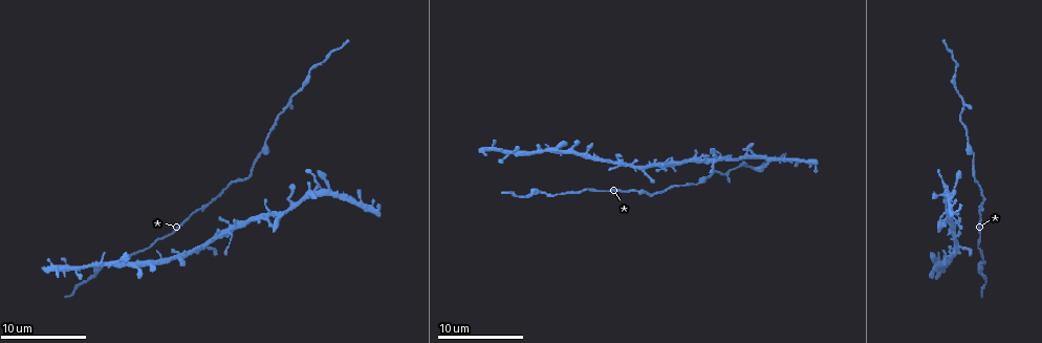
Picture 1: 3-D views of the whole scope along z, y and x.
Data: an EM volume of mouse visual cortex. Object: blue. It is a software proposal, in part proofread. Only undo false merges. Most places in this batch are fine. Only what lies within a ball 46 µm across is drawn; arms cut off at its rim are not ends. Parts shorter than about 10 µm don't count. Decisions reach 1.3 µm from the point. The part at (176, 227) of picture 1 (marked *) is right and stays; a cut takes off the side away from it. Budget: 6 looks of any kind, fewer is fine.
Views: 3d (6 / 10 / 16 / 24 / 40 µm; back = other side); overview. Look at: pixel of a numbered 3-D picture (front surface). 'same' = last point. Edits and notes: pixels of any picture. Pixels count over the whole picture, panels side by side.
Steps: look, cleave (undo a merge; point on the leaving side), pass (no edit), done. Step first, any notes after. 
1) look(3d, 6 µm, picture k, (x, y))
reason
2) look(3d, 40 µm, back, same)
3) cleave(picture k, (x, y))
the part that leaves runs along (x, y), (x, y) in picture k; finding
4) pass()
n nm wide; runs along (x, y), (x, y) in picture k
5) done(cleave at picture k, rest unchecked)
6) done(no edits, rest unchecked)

look(3d, 10 µm, picture 1, (616, 164))
four arms meet

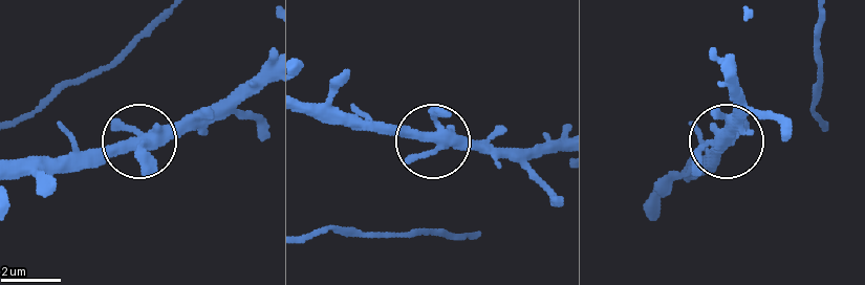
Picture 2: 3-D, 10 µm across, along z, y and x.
look(3d, 6 µm, picture 2, (431, 136))

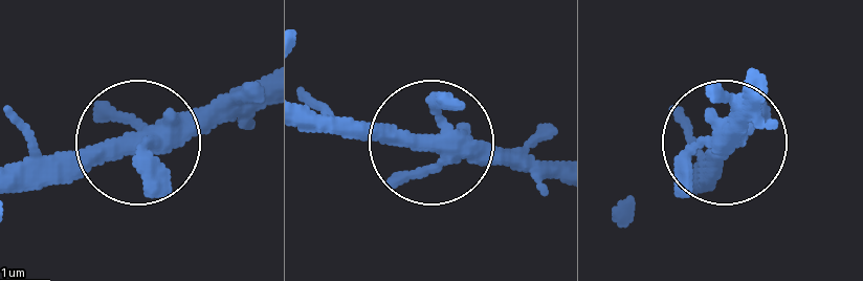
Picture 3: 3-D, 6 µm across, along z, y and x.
pass()
4 arms; one neuron here

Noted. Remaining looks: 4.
look(3d, 10 µm, picture 1, (980, 237))

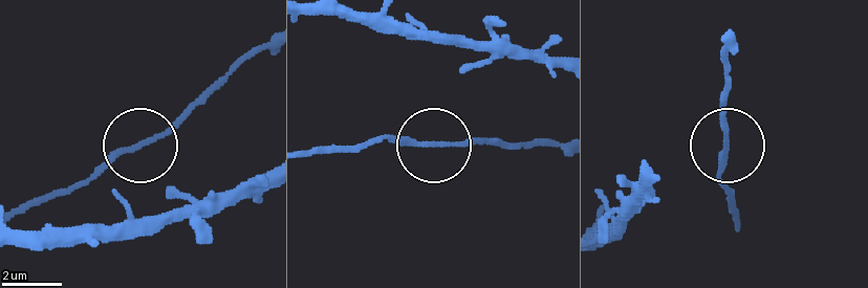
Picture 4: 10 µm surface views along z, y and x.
pass()
side arm 16 µm; runs along (180, 112), (65, 190) in picture 4; all the same neuron

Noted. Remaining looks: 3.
look(3d, 10 µm, picture 1, (545, 195))
calibre changes

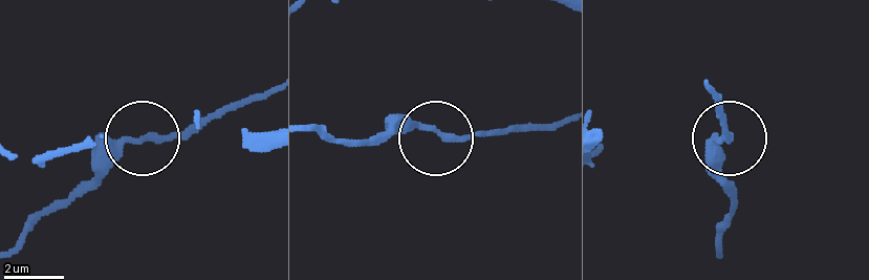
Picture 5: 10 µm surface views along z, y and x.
pass()
runs along (561, 123), (478, 135), (395, 128), (375, 135) in picture 5; continuous, no second neuron

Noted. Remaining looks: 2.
done(no edits, rest unchecked)

